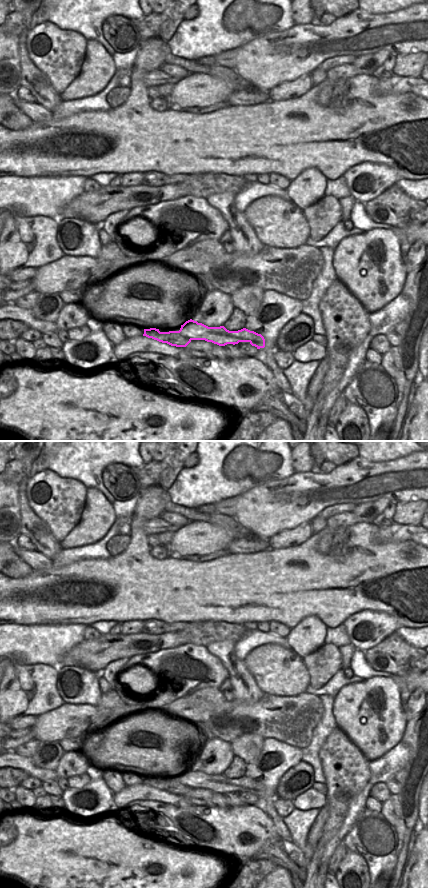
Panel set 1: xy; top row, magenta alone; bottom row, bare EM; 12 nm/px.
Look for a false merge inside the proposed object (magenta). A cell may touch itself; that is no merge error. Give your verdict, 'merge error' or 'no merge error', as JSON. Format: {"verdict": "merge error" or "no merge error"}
{"verdict": "merge error"}

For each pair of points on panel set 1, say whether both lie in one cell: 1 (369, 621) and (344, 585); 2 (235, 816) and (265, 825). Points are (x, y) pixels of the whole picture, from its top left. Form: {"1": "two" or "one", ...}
{"1": "two", "2": "one"}

